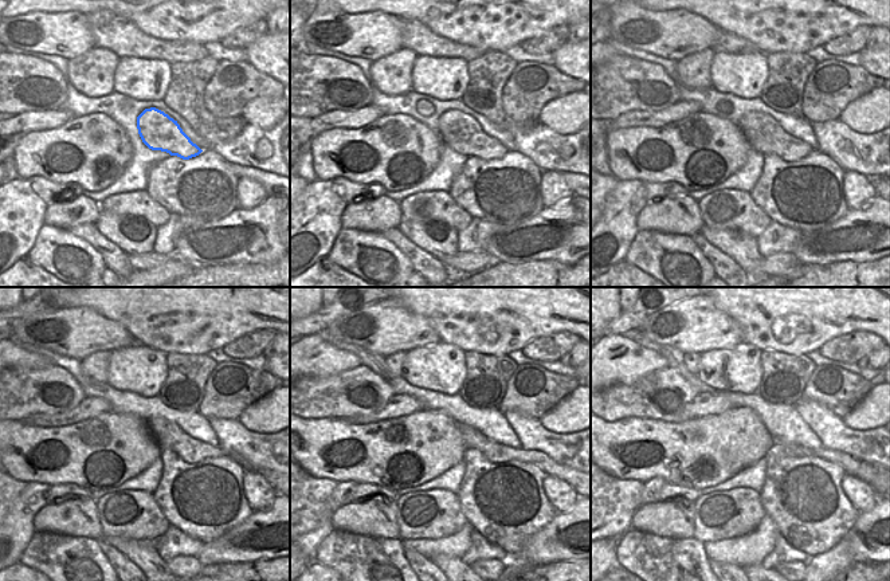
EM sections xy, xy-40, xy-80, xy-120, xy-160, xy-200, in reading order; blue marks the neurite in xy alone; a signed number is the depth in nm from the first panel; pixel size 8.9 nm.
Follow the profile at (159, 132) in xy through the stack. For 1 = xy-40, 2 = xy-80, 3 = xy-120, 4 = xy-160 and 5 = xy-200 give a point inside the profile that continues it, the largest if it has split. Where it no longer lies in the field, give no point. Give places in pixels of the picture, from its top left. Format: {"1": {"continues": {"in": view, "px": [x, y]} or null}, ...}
{"1": {"continues": {"in": "xy-40", "px": [462, 133]}}, "2": {"continues": {"in": "xy-80", "px": [764, 134]}}, "3": {"continues": {"in": "xy-120", "px": [168, 435]}}, "4": {"continues": {"in": "xy-160", "px": [496, 452]}}, "5": {"continues": {"in": "xy-200", "px": [861, 470]}}}

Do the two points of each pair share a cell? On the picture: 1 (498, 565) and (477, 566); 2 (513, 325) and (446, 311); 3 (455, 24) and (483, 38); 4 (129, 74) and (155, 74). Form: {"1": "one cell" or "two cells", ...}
{"1": "one cell", "2": "one cell", "3": "one cell", "4": "one cell"}

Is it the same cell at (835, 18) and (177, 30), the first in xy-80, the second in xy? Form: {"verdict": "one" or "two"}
{"verdict": "one"}

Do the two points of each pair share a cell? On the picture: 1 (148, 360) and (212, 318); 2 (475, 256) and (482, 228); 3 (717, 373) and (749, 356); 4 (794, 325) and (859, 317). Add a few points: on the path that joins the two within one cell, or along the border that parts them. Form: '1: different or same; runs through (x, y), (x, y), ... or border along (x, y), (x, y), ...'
1: different; border along (138, 342), (159, 349), (164, 354)
2: different; border along (485, 250), (458, 252)
3: same; runs through (725, 369), (736, 369), (741, 364)
4: same; runs through (810, 314), (843, 314)

